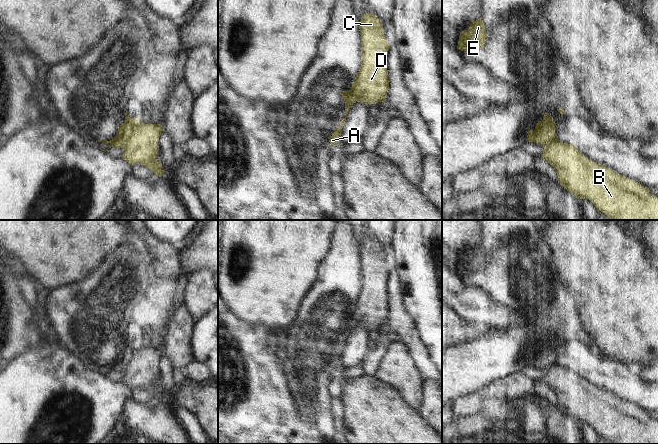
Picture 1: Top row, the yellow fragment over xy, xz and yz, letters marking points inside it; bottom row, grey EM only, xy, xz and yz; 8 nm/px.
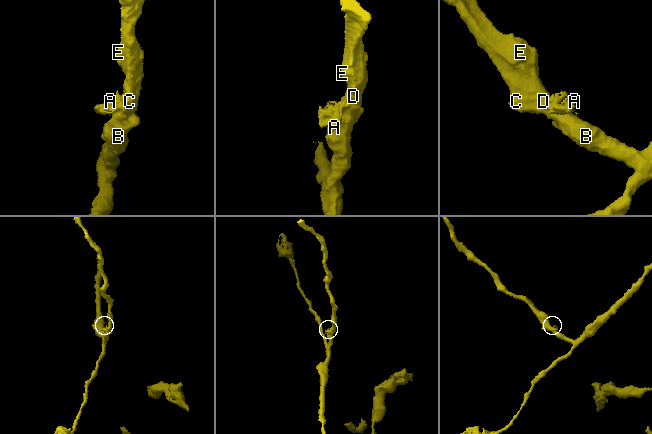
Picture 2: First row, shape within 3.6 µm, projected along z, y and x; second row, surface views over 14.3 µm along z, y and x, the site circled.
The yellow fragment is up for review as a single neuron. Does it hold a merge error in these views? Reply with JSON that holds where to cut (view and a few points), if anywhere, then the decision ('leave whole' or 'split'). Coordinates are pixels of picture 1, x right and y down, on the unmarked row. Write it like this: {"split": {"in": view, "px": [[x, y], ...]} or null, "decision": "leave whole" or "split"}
{"split": {"in": "xy", "px": [[141, 347], [135, 351], [127, 348], [122, 362], [112, 370]]}, "decision": "split"}

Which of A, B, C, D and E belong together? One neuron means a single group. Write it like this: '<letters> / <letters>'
A / B C D E

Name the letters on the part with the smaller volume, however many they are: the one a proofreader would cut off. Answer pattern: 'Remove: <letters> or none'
Remove: A

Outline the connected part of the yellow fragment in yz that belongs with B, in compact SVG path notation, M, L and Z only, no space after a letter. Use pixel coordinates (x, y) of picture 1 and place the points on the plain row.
M547 349L545 356L536 352L528 355L527 366L544 371L542 381L553 390L557 405L567 415L579 423L589 423L597 435L606 438L611 444L658 444L658 421L652 419L649 412L590 384L573 370L560 366L550 349Z

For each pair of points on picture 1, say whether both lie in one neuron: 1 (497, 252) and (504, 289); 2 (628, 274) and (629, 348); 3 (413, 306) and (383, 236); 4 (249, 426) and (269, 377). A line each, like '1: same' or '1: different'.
1: same
2: same
3: different
4: same

